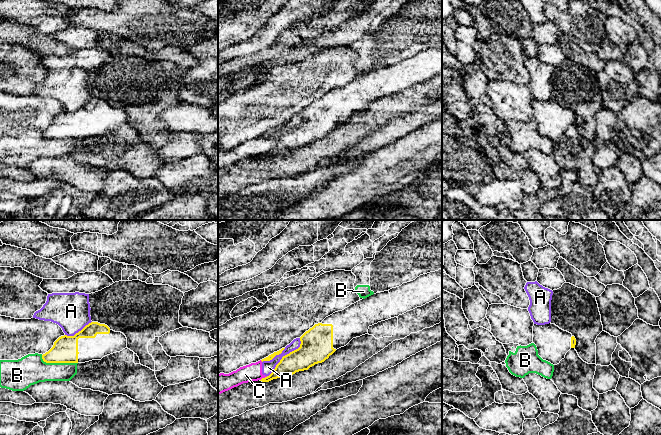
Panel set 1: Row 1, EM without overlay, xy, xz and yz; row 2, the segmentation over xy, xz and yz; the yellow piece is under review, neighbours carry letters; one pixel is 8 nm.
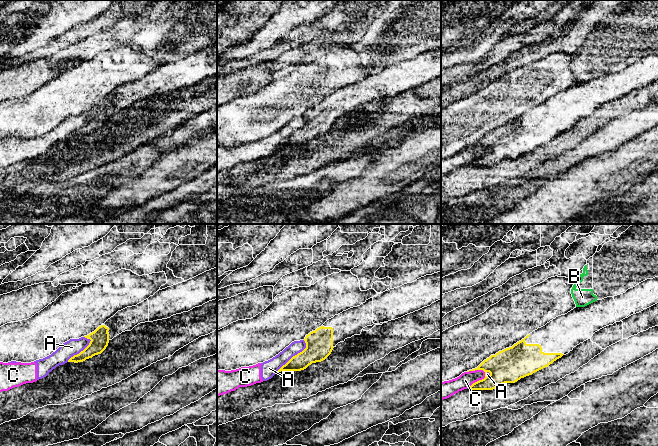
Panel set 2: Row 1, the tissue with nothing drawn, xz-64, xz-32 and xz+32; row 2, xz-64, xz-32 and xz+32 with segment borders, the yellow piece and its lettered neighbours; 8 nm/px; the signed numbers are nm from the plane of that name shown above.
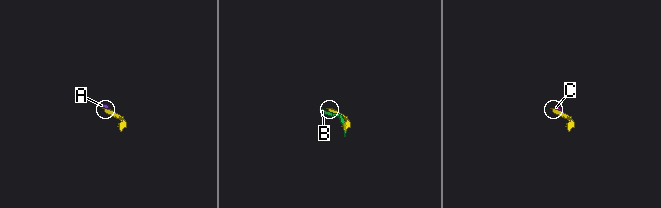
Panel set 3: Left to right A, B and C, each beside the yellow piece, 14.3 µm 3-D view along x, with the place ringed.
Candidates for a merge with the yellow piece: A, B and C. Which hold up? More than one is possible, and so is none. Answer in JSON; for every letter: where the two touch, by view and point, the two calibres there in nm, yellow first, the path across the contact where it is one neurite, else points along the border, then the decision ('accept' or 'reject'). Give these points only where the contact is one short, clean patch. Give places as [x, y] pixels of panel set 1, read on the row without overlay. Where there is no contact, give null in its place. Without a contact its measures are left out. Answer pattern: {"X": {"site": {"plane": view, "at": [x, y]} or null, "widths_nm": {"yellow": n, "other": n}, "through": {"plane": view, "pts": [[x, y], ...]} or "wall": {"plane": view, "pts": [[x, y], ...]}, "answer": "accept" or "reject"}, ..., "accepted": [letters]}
{"A": {"site": {"plane": "xz", "at": [285, 131]}, "widths_nm": {"yellow": 240, "other": 100}, "answer": "reject"}, "B": {"site": {"plane": "xy", "at": [58, 138]}, "widths_nm": {"yellow": 200, "other": 240}, "answer": "reject"}, "C": {"site": {"plane": "xz", "at": [263, 154]}, "widths_nm": {"yellow": 160, "other": 140}, "answer": "reject"}, "accepted": []}

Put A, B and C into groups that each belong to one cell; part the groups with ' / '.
A C / B

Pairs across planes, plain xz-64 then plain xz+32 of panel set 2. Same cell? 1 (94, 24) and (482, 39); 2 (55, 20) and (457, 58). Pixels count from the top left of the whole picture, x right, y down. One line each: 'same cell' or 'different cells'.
1: different cells
2: same cell

